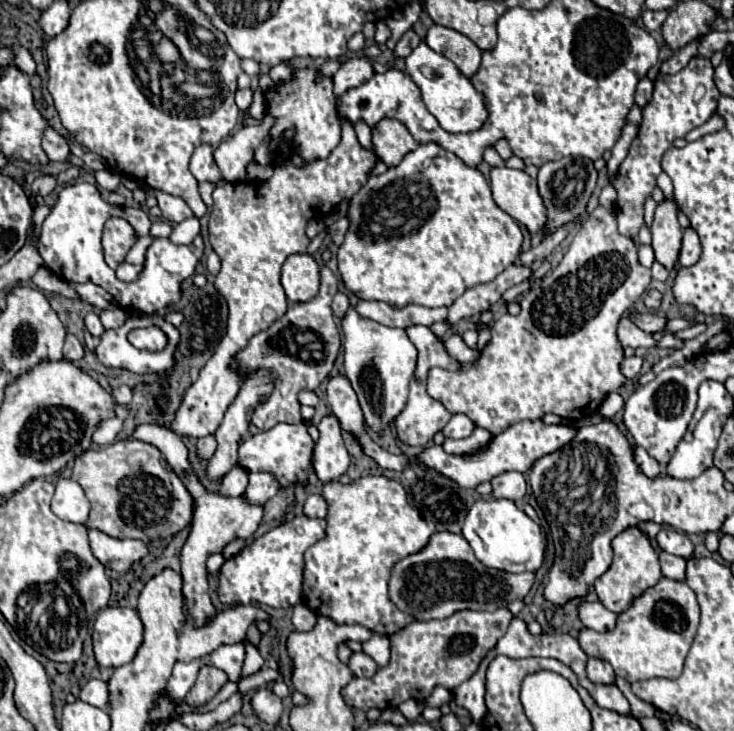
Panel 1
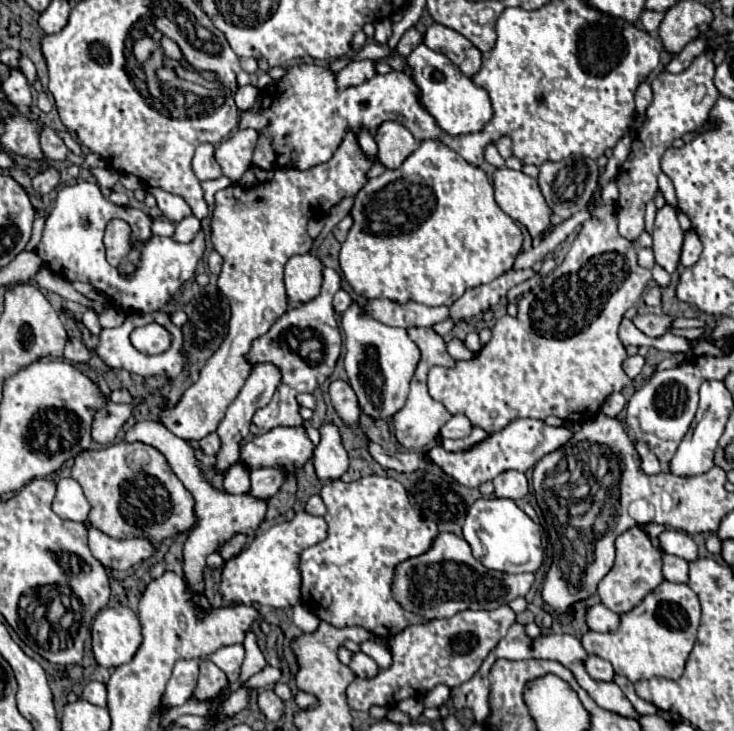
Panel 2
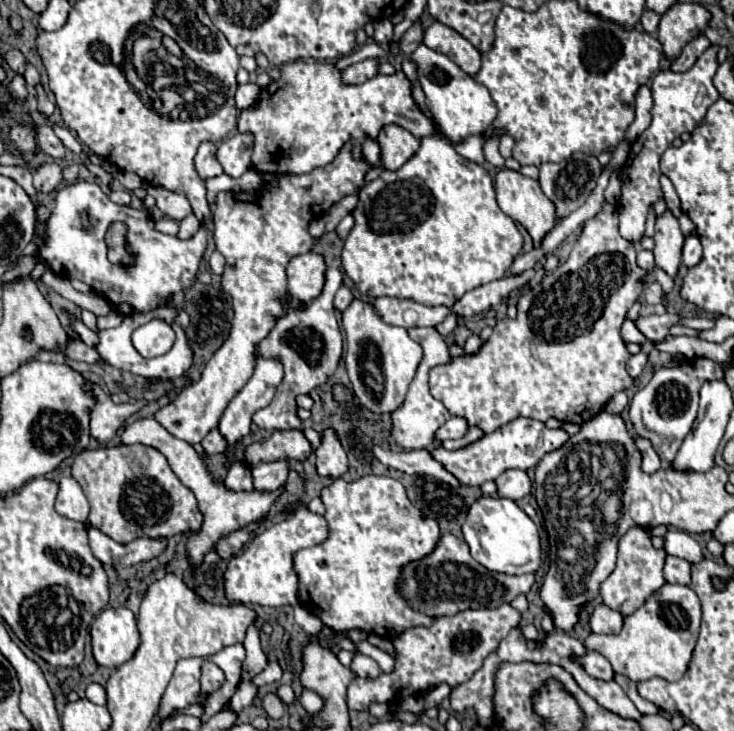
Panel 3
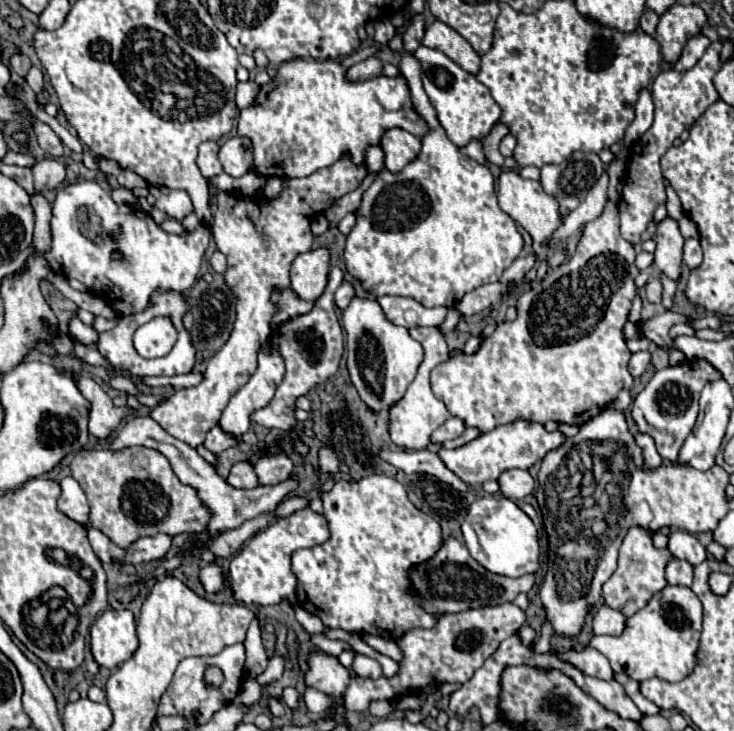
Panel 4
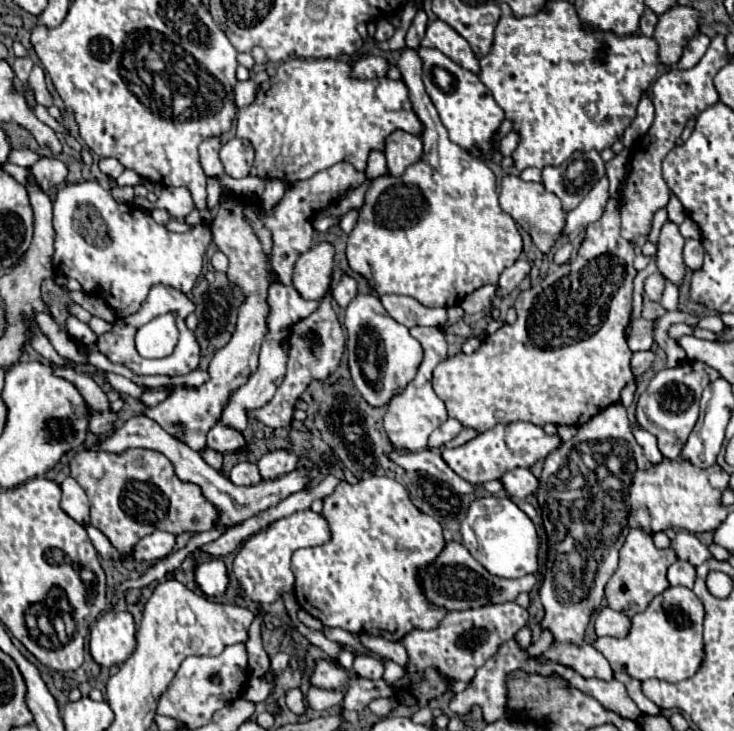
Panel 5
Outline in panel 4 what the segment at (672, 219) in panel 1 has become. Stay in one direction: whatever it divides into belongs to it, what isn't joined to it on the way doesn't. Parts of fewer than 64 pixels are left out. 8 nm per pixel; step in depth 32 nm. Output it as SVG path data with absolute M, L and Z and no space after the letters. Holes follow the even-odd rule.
M666 218L656 232L654 264L670 280L678 280L682 274L682 246L684 246L684 238L678 230L678 222Z

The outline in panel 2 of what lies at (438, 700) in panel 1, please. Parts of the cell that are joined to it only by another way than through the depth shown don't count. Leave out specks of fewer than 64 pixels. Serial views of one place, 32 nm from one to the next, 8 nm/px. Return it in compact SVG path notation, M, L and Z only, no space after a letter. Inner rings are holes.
M440 684L433 688L426 696L424 697L425 707L440 707L449 699L451 689L446 685Z

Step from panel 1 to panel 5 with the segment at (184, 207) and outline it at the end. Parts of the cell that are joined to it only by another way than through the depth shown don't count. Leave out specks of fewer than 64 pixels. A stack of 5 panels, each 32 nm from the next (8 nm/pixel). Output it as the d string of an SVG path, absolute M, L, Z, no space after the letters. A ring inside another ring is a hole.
M156 186L156 196L158 208L166 208L170 212L170 216L174 218L184 218L190 214L190 210L194 208L192 202L192 194L188 188L178 186L178 188L170 188L170 186Z

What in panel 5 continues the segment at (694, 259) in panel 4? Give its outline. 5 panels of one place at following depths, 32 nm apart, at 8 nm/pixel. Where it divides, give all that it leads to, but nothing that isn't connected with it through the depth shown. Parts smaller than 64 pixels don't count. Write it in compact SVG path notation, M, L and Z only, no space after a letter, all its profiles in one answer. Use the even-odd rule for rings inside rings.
M686 240L684 246L684 264L690 270L700 270L704 264L704 248L700 240Z

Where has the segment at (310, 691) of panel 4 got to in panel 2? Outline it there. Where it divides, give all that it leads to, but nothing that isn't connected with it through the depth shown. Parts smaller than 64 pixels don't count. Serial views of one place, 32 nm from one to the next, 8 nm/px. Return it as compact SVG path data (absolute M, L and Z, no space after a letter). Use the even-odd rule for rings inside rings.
M303 691L298 692L294 696L294 700L302 709L311 709L316 707L318 704L317 699L313 695L305 693Z

